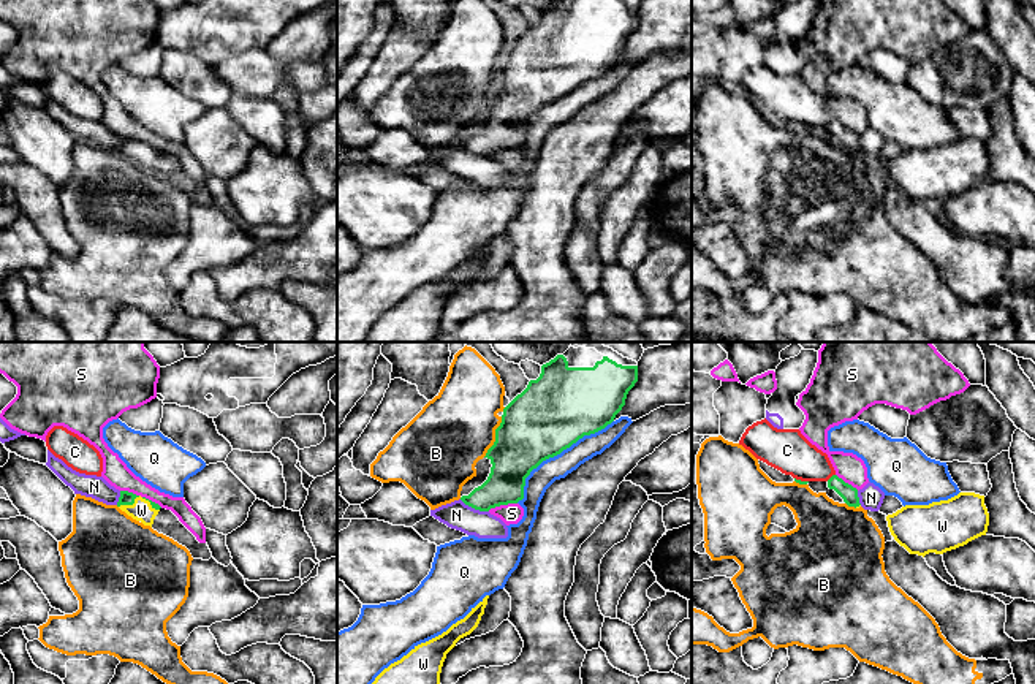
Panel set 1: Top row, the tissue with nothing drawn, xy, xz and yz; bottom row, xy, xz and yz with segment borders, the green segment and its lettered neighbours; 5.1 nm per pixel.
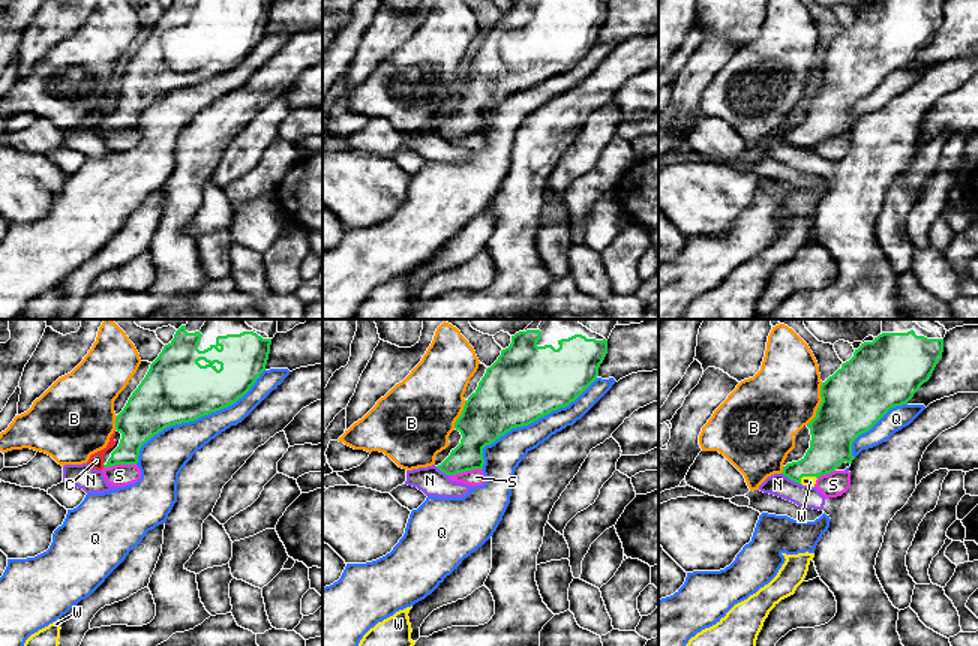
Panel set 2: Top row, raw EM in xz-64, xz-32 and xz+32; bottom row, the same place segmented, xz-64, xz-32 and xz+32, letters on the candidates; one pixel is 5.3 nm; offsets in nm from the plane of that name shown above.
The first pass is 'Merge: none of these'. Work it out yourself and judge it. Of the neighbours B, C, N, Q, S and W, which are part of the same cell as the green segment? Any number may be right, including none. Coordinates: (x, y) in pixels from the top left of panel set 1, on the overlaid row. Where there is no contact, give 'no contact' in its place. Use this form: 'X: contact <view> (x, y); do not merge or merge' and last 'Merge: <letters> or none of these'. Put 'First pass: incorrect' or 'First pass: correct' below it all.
B: contact xz (496, 437); do not merge
C: contact yz (831, 477); do not merge
N: contact xz (473, 507); do not merge
Q: contact xz (556, 455); do not merge
S: contact xz (502, 504); do not merge
W: contact xy (138, 496); merge
Merge: W
First pass: incorrect

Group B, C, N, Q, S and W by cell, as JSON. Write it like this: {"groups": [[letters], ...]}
{"groups": [["B"], ["C"], ["N"], ["Q"], ["S"], ["W"]]}

